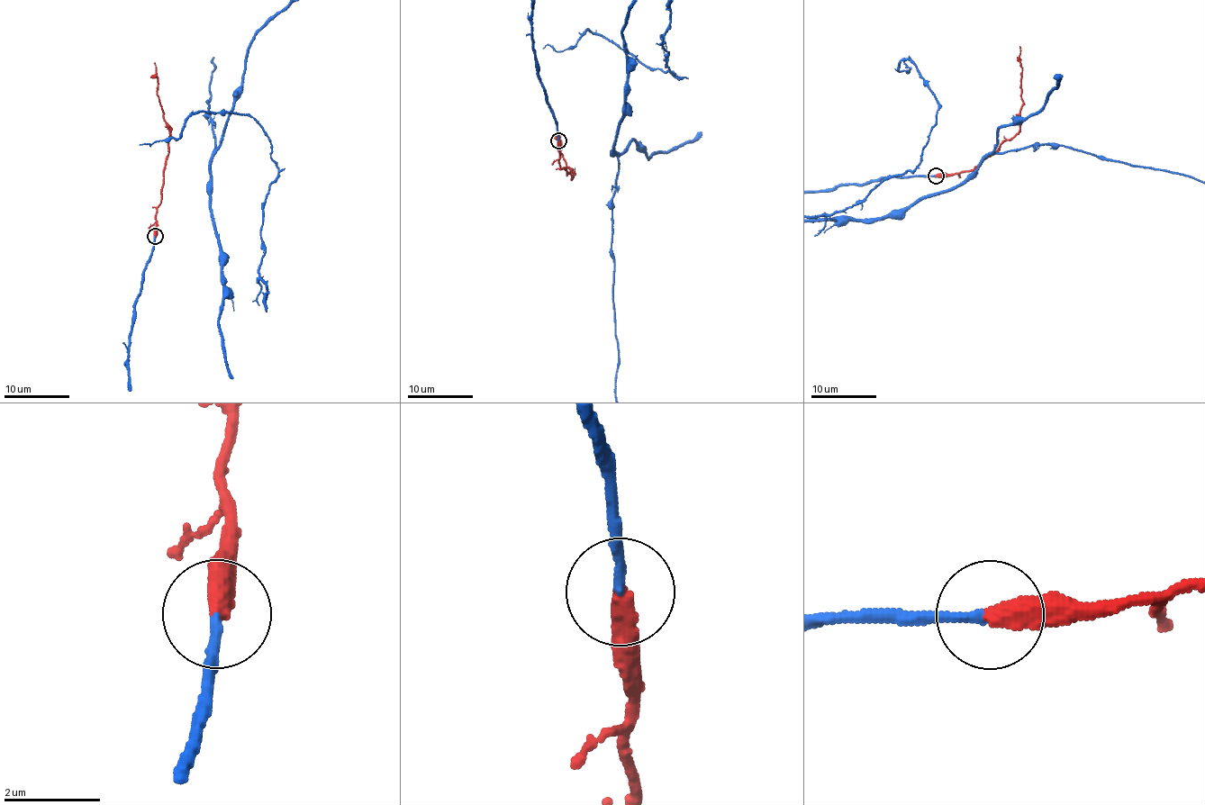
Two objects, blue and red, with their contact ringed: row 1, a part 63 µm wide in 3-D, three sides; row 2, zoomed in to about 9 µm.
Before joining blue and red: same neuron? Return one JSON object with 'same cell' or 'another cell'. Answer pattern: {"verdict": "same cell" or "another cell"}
{"verdict": "same cell"}

